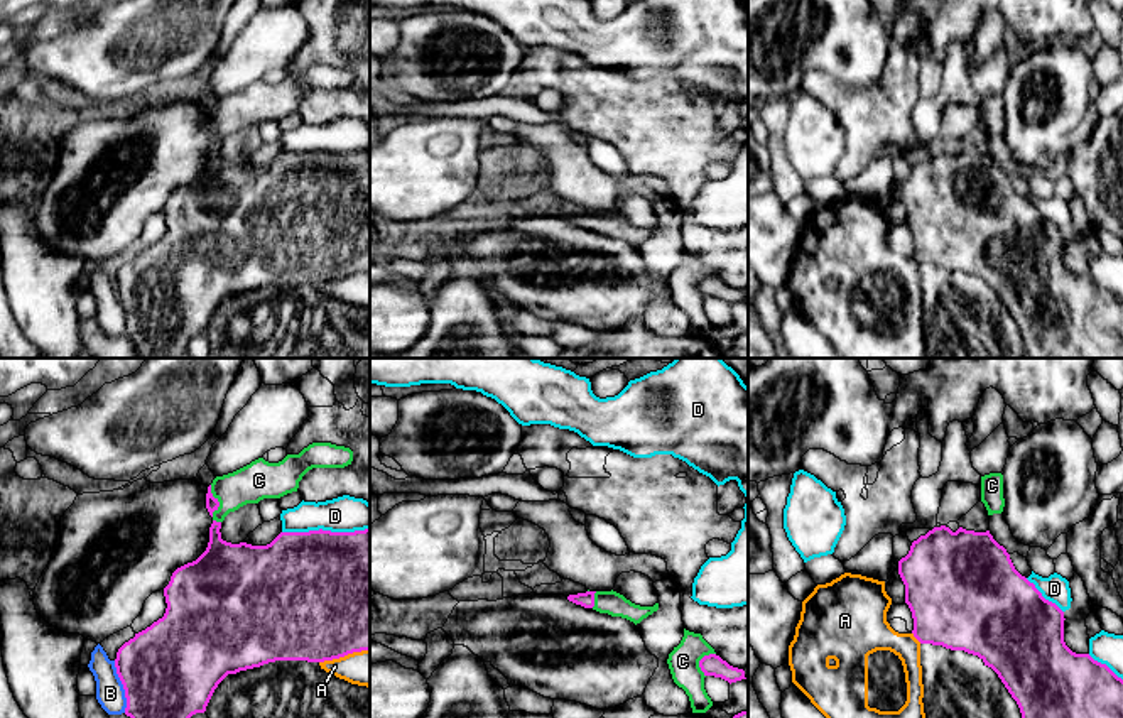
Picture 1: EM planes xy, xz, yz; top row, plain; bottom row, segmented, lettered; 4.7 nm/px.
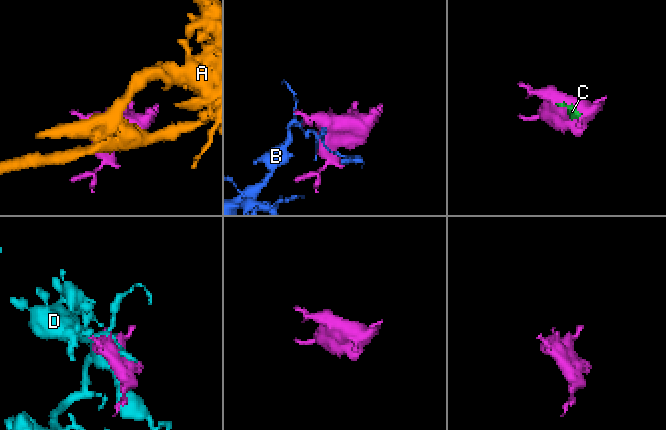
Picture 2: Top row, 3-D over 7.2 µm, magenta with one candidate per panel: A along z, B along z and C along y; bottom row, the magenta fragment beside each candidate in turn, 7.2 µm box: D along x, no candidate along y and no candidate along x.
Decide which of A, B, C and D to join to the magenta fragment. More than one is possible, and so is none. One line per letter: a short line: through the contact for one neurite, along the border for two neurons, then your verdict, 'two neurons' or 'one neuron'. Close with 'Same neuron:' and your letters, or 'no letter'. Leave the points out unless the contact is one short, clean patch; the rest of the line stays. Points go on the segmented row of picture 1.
A: two neurons
B: two neurons
C: one neuron
D: two neurons
Same neuron: C

